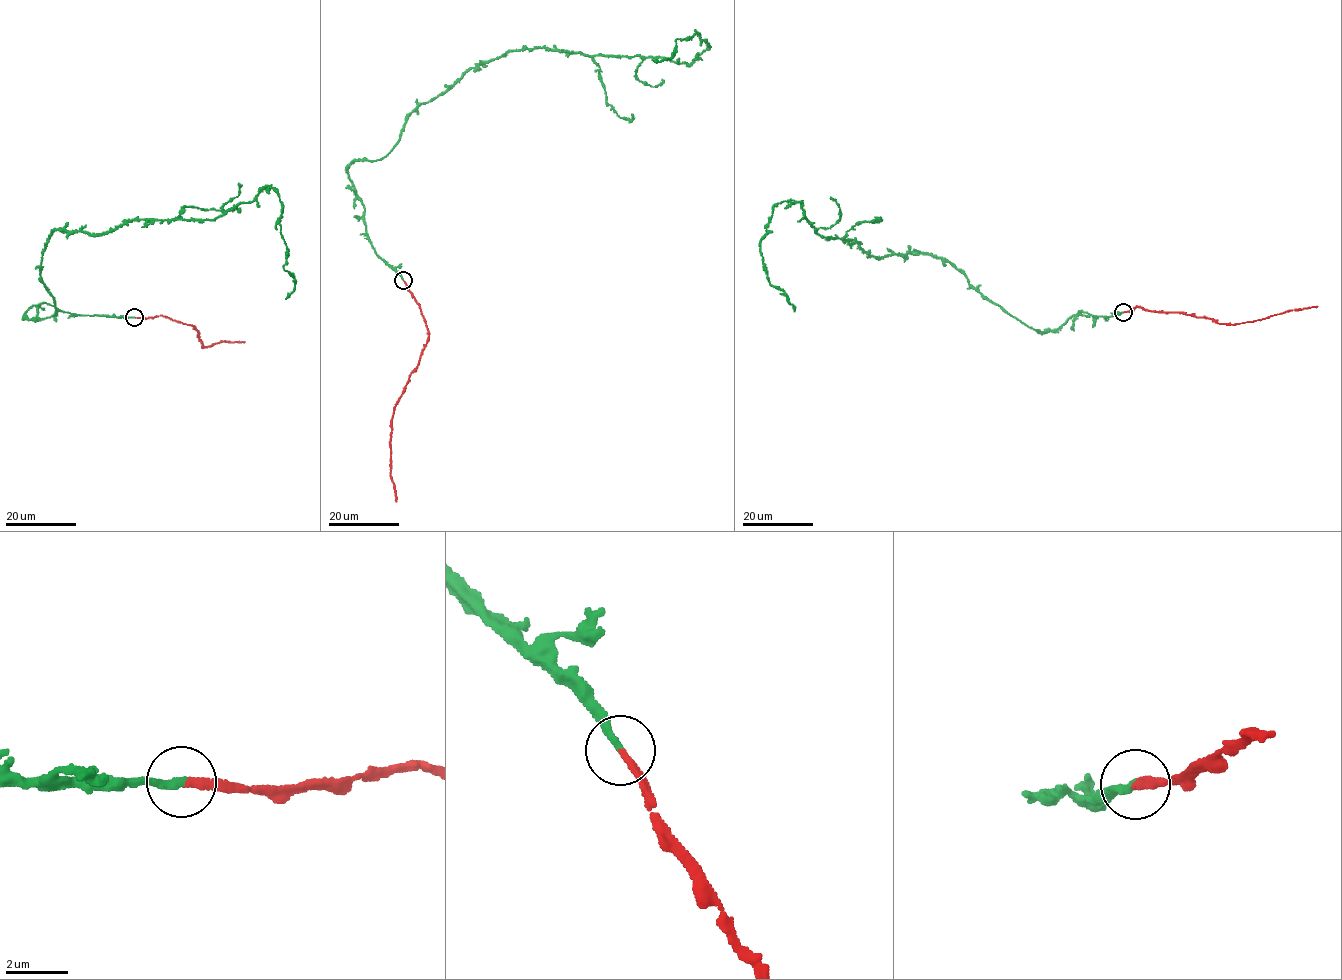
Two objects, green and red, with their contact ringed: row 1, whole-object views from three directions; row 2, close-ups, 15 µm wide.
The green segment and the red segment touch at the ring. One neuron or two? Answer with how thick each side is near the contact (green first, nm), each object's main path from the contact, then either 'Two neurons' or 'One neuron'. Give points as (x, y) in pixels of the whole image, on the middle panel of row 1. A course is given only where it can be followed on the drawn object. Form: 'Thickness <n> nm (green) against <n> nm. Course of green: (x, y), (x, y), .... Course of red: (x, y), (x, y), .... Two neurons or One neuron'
Thickness 260 nm (green) against 240 nm. Course of green: (403, 280), (352, 161), (510, 51), (689, 64), (709, 46), (652, 59). Course of red: (404, 280), (420, 308), (428, 339), (417, 368), (411, 374), (394, 408), (390, 478), (396, 502). One neuron

